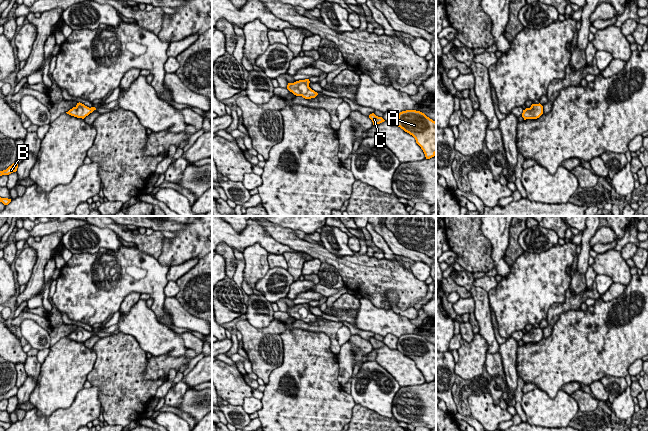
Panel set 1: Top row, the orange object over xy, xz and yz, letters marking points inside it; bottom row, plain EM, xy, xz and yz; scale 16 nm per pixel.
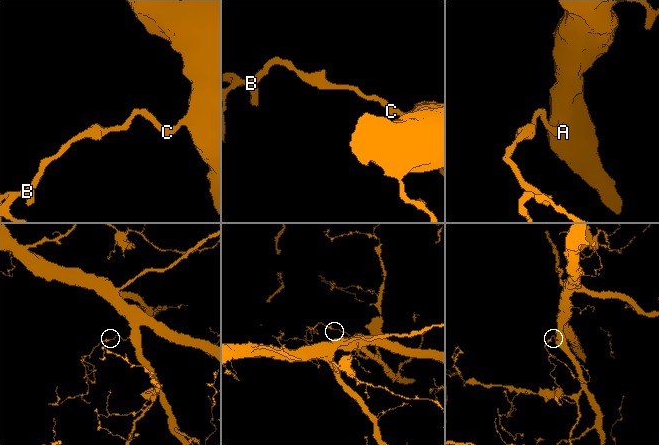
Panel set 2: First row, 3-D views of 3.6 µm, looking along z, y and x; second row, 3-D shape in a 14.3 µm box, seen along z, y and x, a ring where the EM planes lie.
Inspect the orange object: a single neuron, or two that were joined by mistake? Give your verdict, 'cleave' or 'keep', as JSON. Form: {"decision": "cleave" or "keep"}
{"decision": "keep"}

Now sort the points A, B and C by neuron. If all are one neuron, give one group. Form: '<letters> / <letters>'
A B C

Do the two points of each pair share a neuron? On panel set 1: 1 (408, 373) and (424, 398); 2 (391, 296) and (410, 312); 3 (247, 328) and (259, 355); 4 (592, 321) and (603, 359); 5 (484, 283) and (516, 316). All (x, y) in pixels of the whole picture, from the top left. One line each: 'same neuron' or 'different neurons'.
1: different neurons
2: same neuron
3: same neuron
4: same neuron
5: different neurons

